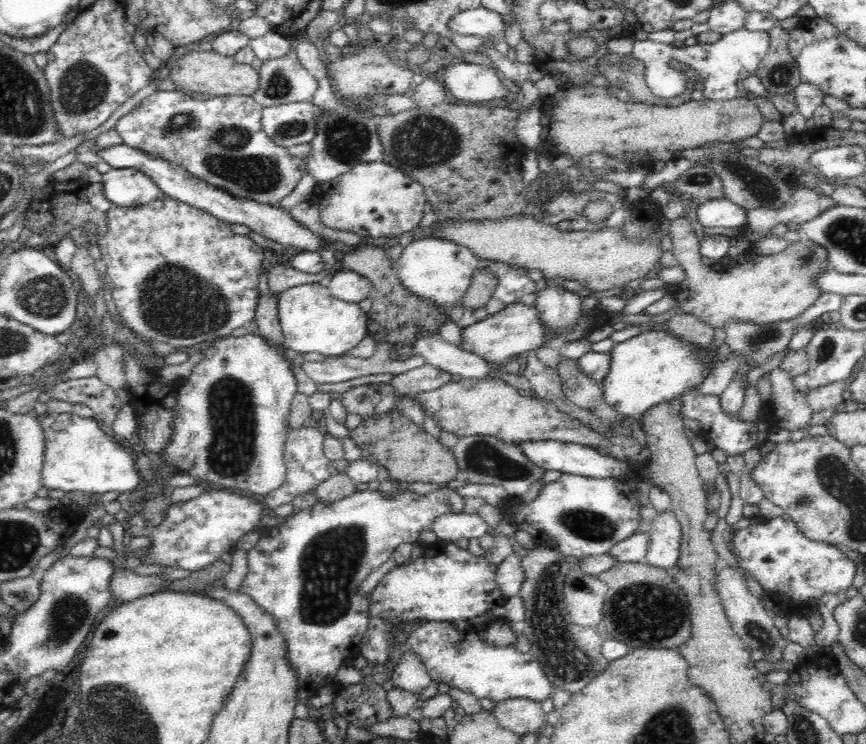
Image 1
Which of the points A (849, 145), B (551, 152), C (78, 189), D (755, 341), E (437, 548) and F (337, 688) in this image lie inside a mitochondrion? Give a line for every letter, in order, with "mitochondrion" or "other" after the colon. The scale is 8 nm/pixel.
A: other
B: other
C: other
D: mitochondrion
E: other
F: other

